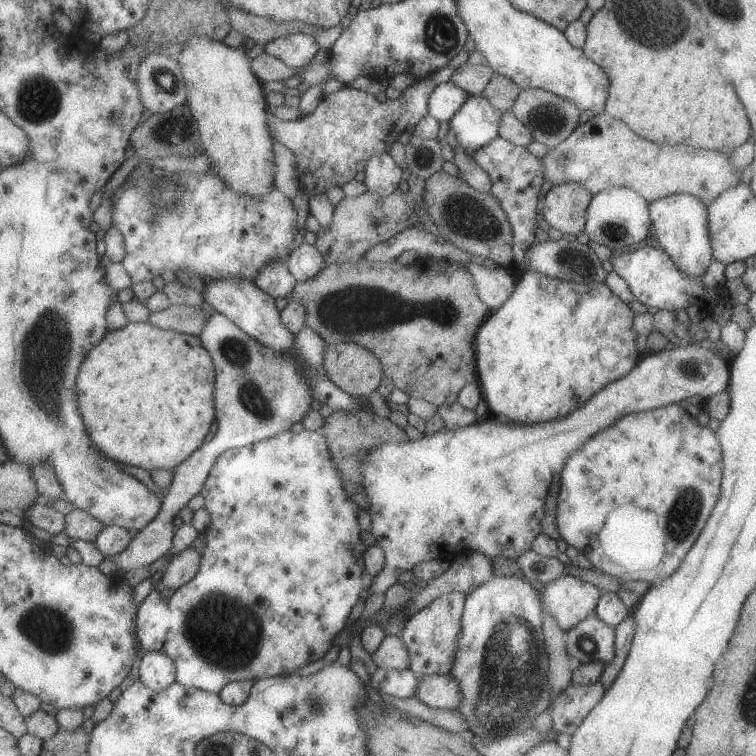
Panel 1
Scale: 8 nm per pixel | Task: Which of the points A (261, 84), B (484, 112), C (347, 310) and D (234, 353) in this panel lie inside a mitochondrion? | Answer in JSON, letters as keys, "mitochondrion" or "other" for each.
{"A":"other","B":"other","C":"mitochondrion","D":"mitochondrion"}

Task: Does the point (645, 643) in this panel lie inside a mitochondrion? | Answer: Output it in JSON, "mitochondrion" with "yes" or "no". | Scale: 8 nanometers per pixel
{"mitochondrion":"no"}

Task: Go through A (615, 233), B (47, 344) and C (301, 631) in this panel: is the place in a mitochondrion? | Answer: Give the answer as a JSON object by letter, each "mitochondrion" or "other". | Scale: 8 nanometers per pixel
{"A":"mitochondrion","B":"mitochondrion","C":"other"}

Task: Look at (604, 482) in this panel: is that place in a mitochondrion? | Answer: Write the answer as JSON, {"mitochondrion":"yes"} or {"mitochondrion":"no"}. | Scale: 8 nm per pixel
{"mitochondrion":"no"}

